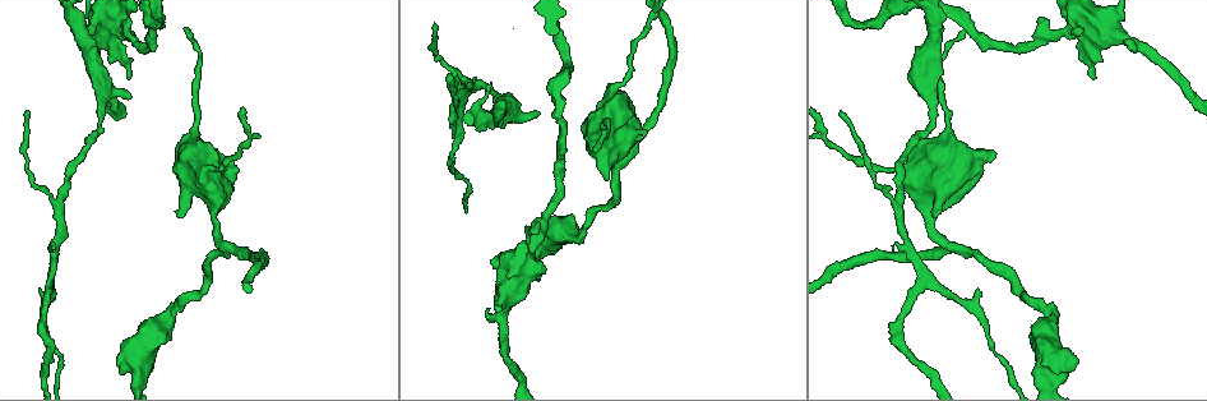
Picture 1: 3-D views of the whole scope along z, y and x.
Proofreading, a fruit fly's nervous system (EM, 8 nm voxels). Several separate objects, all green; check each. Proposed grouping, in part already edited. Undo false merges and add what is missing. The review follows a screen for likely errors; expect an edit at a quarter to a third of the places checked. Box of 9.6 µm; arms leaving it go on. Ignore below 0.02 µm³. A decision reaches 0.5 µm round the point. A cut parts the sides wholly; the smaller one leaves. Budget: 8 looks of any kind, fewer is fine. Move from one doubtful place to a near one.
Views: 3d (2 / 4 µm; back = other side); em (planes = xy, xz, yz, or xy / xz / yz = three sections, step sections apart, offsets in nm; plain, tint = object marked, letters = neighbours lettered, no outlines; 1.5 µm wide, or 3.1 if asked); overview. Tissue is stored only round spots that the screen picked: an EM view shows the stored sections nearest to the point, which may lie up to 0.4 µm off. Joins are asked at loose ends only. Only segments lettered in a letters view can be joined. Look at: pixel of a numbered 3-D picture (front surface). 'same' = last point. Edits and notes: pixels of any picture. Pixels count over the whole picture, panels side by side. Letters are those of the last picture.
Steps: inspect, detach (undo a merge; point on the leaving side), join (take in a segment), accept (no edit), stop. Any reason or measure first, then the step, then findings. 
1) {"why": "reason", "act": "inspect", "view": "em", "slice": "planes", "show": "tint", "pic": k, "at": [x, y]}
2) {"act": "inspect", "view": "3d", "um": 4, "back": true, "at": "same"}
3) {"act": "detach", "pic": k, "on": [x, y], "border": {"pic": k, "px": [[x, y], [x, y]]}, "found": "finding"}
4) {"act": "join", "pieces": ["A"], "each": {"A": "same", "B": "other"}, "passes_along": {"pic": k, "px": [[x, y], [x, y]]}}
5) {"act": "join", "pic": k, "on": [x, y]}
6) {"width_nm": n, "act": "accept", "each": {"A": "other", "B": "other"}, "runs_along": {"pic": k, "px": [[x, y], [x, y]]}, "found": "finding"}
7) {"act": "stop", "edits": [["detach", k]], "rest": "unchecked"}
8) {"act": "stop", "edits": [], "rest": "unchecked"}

{"act": "inspect", "view": "em", "slice": "yz", "step": 8, "show": "letters", "pic": 1, "at": [962, 30]}

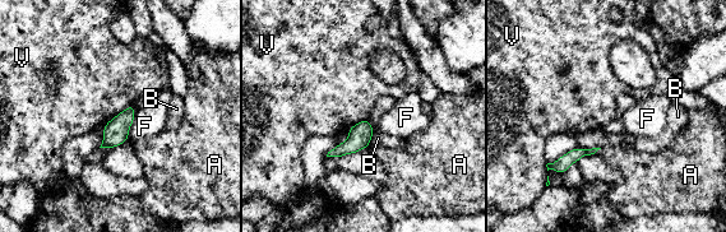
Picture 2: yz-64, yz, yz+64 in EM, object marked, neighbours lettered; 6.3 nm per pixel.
{"act": "accept", "each": {"A": "other", "B": "other", "F": "other", "V": "other"}, "border": {"pic": 2, "px": [[132, 103], [103, 126]]}, "found": "none of them fits"}

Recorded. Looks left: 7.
{"why": "three-way junction", "act": "inspect", "view": "em", "slice": "xz", "step": 4, "show": "tint", "pic": 1, "at": [460, 113]}

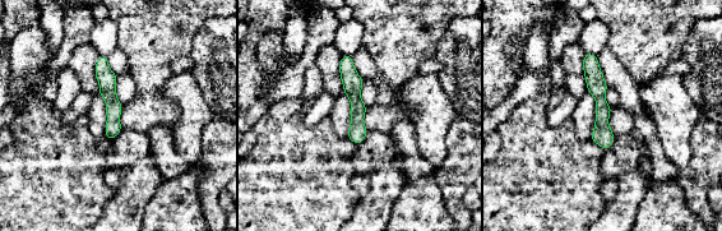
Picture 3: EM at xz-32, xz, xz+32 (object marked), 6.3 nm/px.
{"why": "cut it another way", "act": "inspect", "view": "em", "slice": "planes", "show": "tint", "at": "same"}

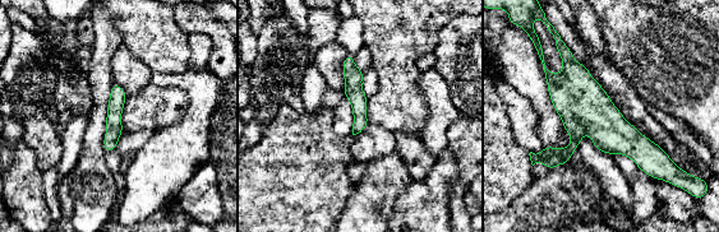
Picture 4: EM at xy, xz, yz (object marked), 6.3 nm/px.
{"why": "see the neighbours", "act": "inspect", "view": "em", "slice": "planes", "show": "letters", "at": "same"}

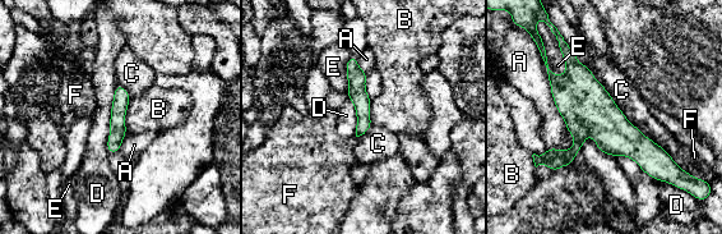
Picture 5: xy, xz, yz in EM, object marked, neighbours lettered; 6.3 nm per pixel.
{"longest_contact_nm": ["A", 750], "act": "accept", "each": {"A": "other", "B": "other", "C": "other", "D": "other", "E": "other", "F": "other"}, "found": "one cell here"}

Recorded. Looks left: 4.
{"why": "long arm stops here", "act": "inspect", "view": "em", "slice": "xy", "step": 4, "show": "letters", "pic": 1, "at": [435, 25]}

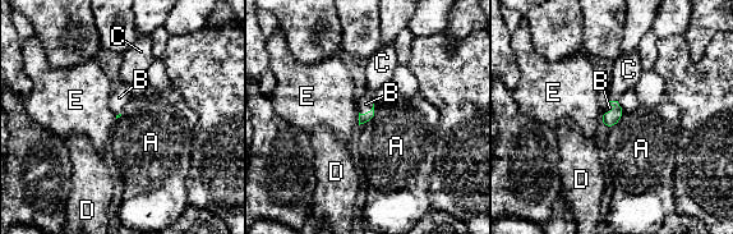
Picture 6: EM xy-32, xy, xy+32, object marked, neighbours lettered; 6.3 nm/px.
{"why": "another direction", "act": "inspect", "view": "em", "slice": "planes", "show": "letters", "at": "same"}

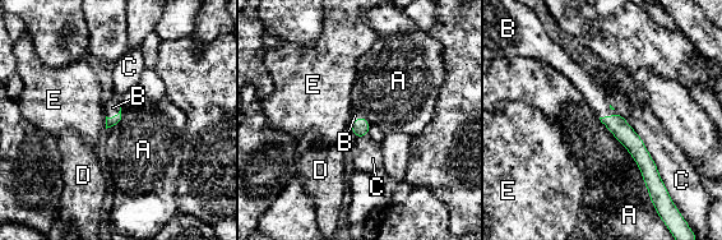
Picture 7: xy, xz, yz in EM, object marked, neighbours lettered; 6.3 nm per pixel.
{"act": "join", "pieces": ["B"], "each": {"A": "other", "B": "same", "C": "other", "D": "other", "E": "other"}, "passes_along": {"pic": 7, "px": [[618, 125], [607, 116], [591, 91]]}, "found": "it goes on there"}

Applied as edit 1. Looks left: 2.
{"act": "stop", "edits": [["join", 7]], "rest": "unchecked"}

